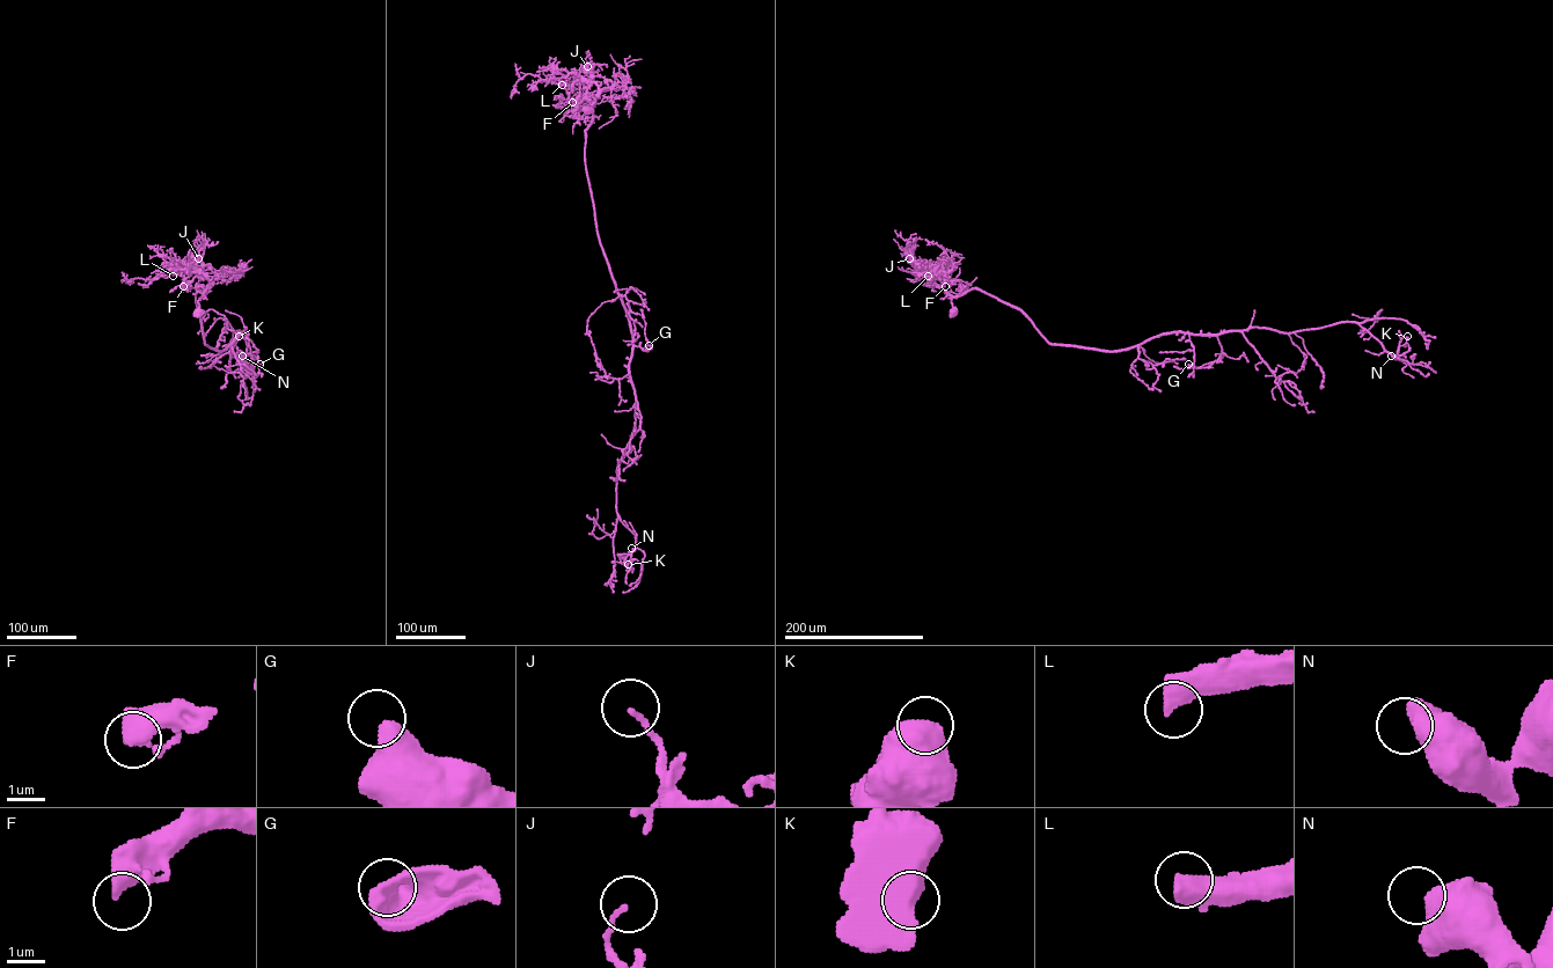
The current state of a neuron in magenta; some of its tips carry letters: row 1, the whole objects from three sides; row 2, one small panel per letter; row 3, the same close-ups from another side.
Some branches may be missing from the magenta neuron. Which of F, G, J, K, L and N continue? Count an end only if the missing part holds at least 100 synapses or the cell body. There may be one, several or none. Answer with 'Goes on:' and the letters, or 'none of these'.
Goes on: F, L

